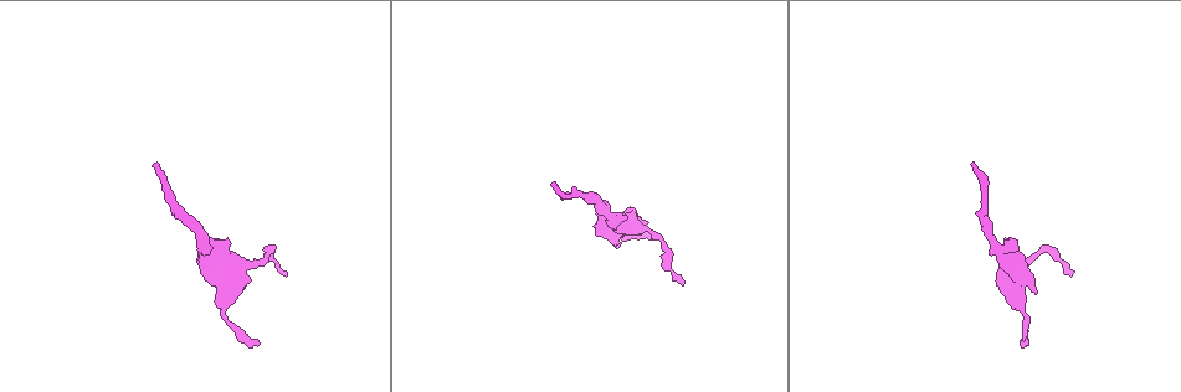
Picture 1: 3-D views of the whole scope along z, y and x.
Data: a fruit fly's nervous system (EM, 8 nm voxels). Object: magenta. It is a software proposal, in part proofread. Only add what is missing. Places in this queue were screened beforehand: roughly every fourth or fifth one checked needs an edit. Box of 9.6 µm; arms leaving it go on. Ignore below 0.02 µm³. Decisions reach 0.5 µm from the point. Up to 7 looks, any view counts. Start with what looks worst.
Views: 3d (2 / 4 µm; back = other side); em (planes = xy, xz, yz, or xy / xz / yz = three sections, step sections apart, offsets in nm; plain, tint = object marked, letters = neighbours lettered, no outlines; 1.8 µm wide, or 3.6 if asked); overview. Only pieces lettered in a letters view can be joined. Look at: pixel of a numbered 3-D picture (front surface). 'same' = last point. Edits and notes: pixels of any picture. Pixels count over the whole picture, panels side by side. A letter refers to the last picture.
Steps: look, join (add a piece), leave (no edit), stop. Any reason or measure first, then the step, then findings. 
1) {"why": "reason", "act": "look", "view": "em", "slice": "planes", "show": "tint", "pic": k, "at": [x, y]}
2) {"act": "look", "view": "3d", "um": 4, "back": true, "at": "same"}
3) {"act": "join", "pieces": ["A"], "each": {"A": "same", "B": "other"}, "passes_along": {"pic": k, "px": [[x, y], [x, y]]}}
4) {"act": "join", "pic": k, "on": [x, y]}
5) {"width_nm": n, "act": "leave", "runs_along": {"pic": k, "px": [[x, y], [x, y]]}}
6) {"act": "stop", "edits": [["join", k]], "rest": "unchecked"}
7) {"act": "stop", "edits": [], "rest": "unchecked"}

{"why": "tapers out", "act": "look", "view": "3d", "um": 4, "pic": 1, "at": [156, 163]}

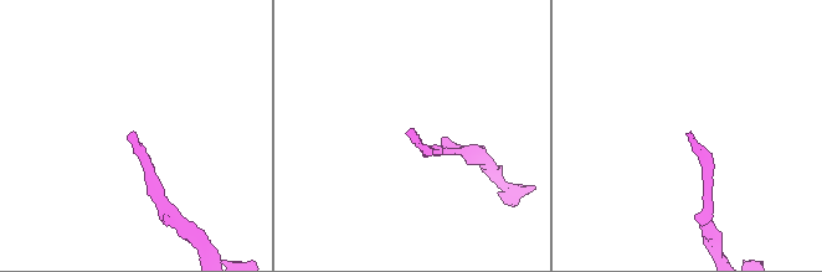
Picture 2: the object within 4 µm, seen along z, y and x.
{"act": "look", "view": "em", "slice": "planes", "show": "tint", "pic": 2, "at": [691, 132]}

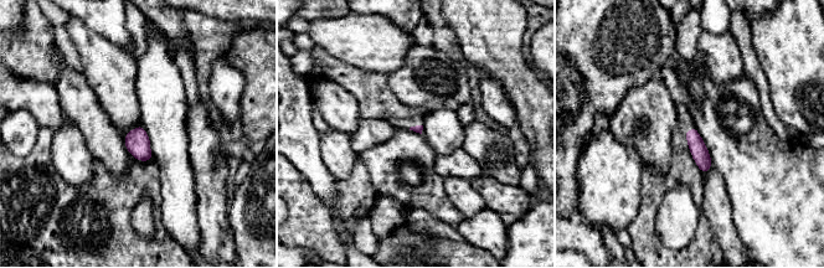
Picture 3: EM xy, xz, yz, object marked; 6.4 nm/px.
{"act": "look", "view": "em", "slice": "planes", "show": "letters", "at": "same"}

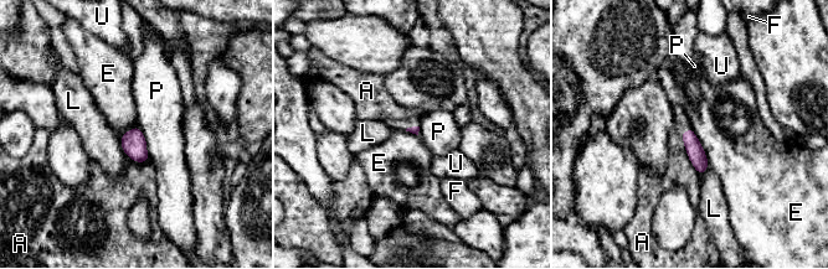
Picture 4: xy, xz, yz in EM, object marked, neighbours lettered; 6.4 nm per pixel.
{"act": "leave", "each": {"A": "other", "E": "other", "F": "other", "L": "other", "P": "other", "U": "other"}, "border": {"pic": 4, "px": [[690, 128], [705, 154], [709, 166]]}, "found": "no lettered piece goes on from it"}

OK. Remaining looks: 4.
{"why": "an open end", "act": "look", "view": "em", "slice": "xy", "step": 8, "show": "plain", "pic": 1, "at": [287, 274]}

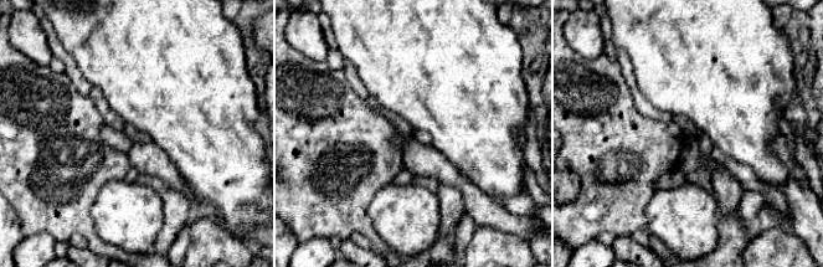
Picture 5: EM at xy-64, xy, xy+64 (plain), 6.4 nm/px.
{"act": "look", "view": "em", "slice": "xy", "step": 8, "show": "tint", "at": "same"}

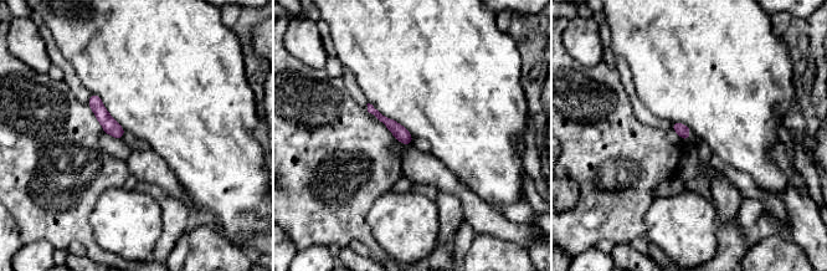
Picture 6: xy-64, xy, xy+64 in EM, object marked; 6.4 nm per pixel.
{"act": "look", "view": "em", "slice": "xy", "step": 8, "show": "letters", "at": "same"}

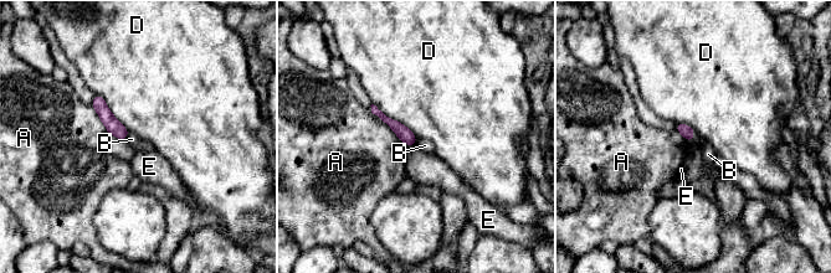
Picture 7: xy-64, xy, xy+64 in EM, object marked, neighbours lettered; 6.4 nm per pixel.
{"width_nm": 80, "act": "leave", "each": {"A": "other", "B": "other", "D": "other", "E": "other"}, "runs_along": {"pic": 7, "px": [[374, 109], [394, 124], [411, 143]]}, "found": "none of them fits"}

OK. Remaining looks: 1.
{"act": "stop", "edits": [], "rest": "unchecked"}

